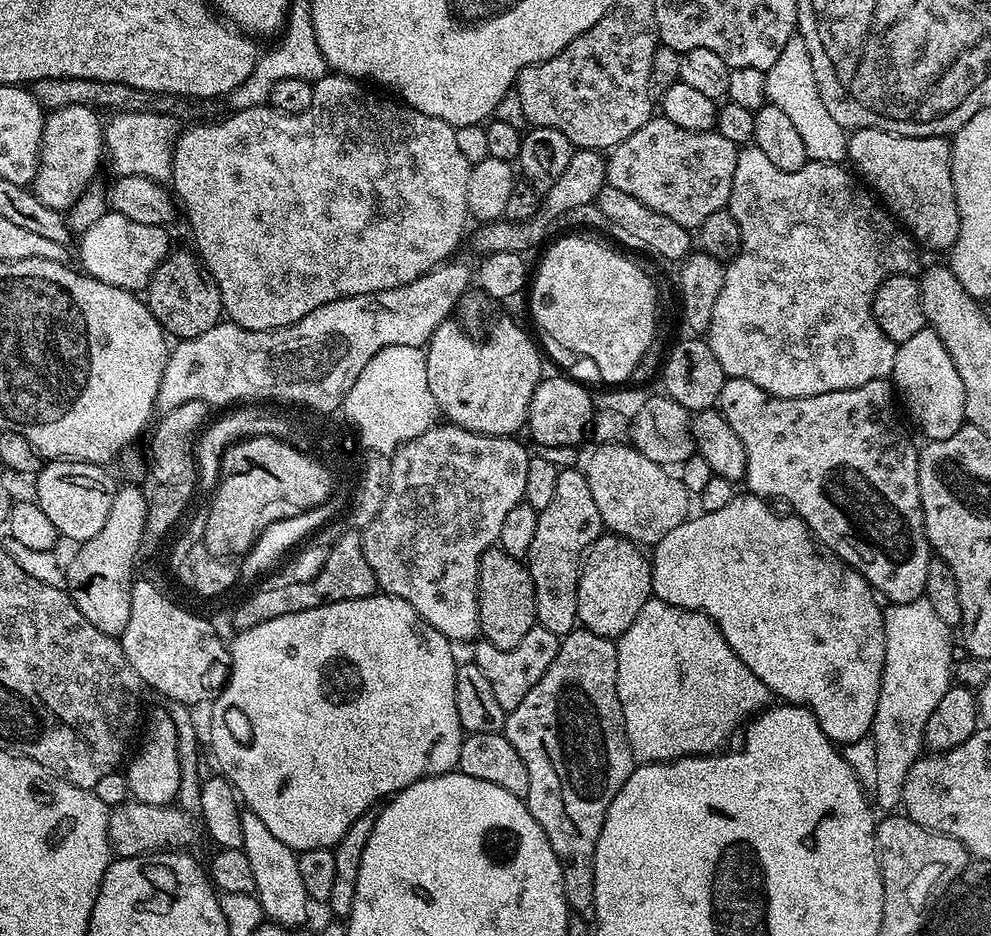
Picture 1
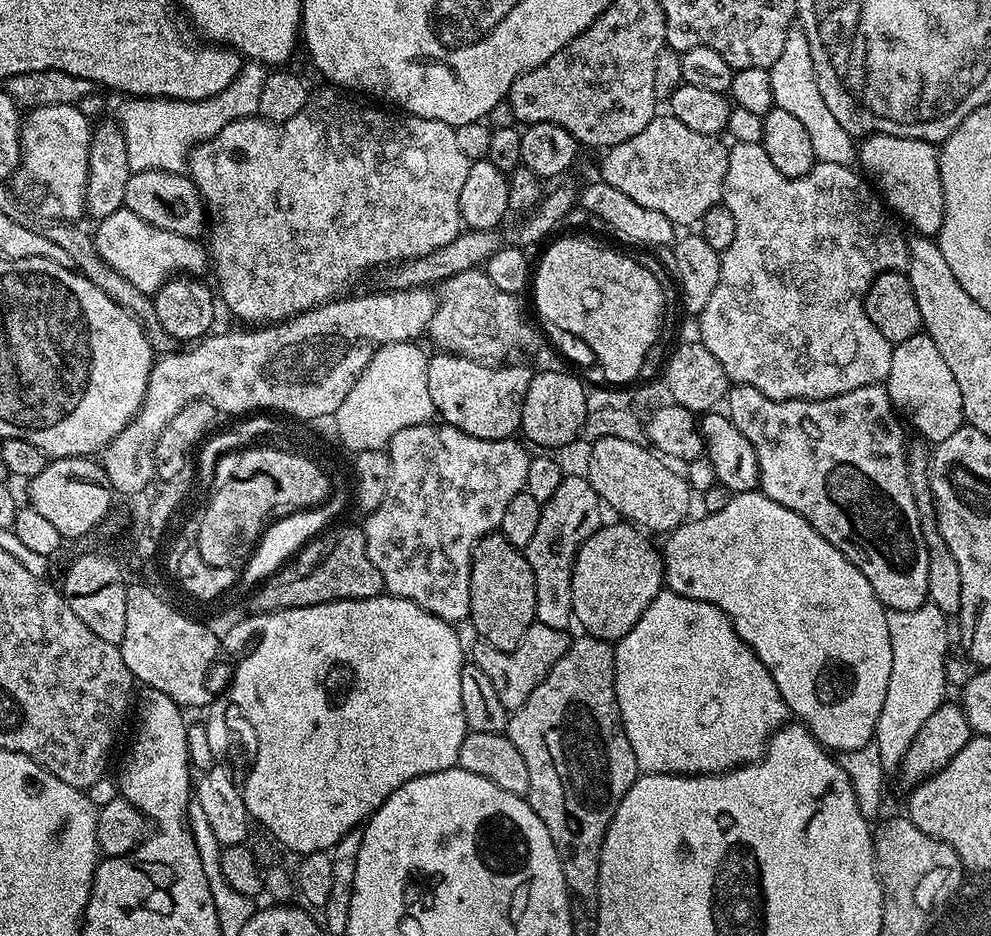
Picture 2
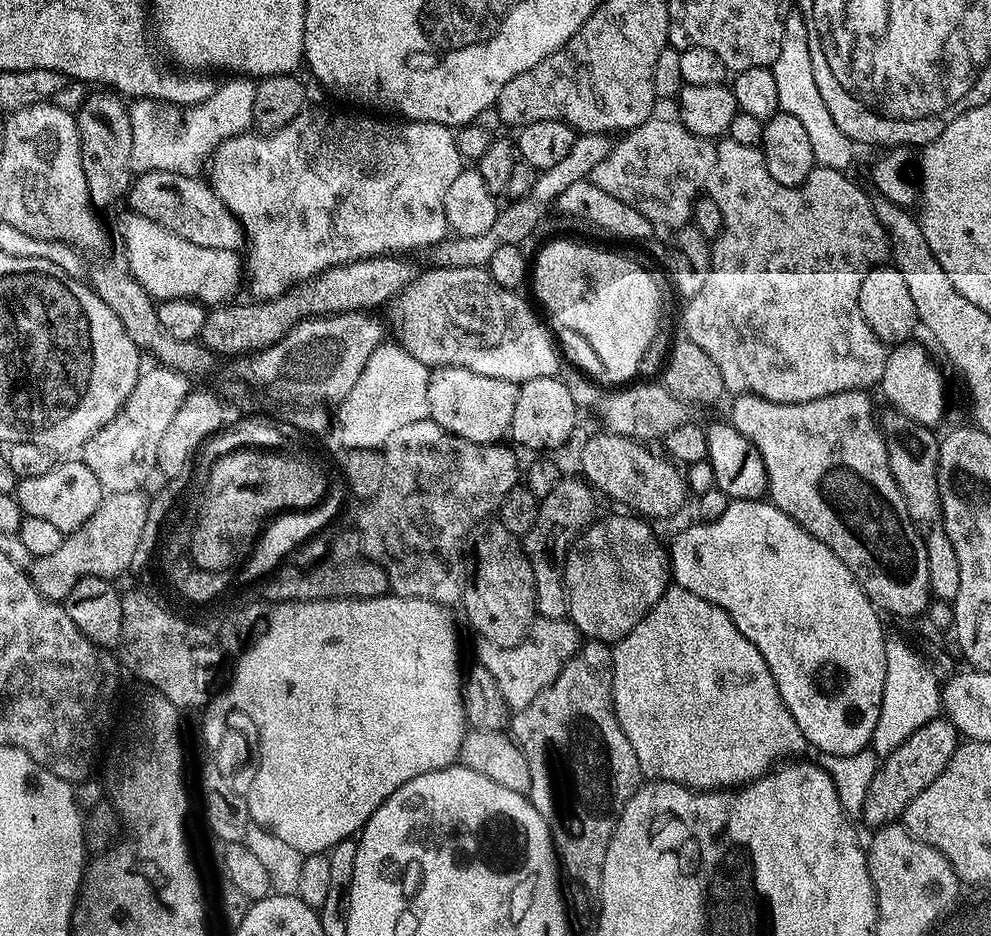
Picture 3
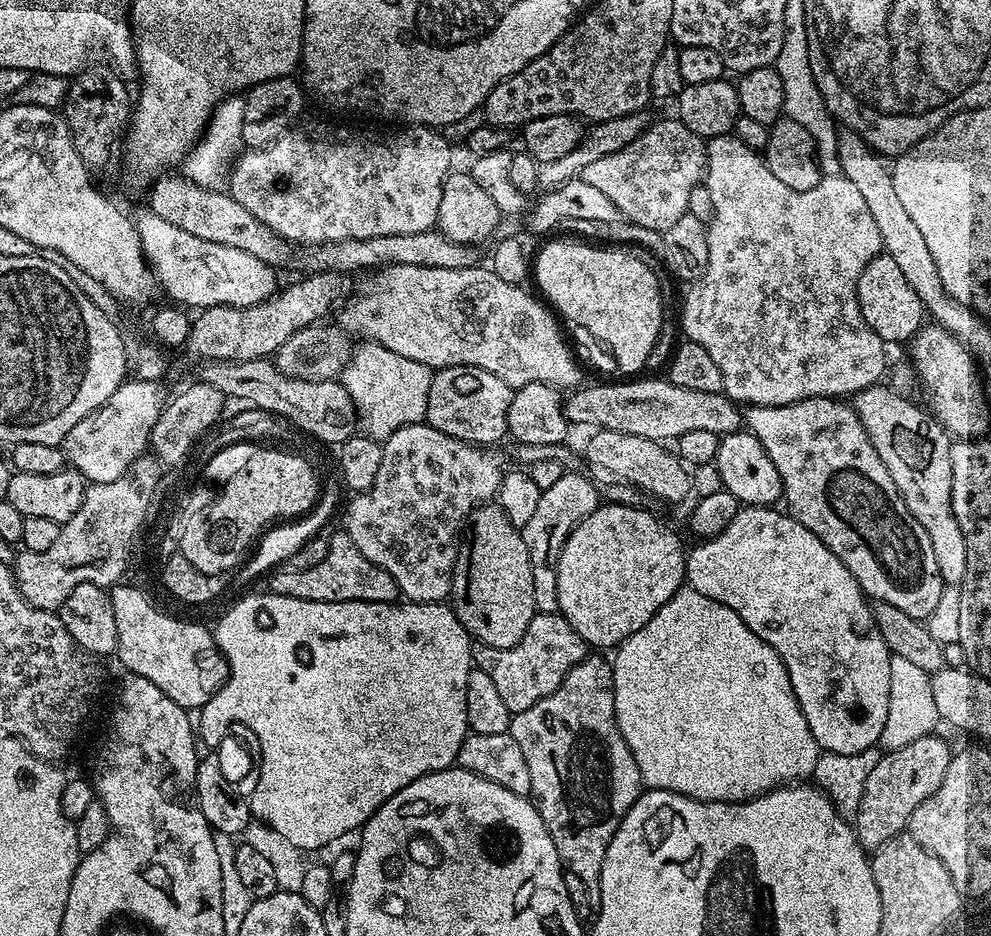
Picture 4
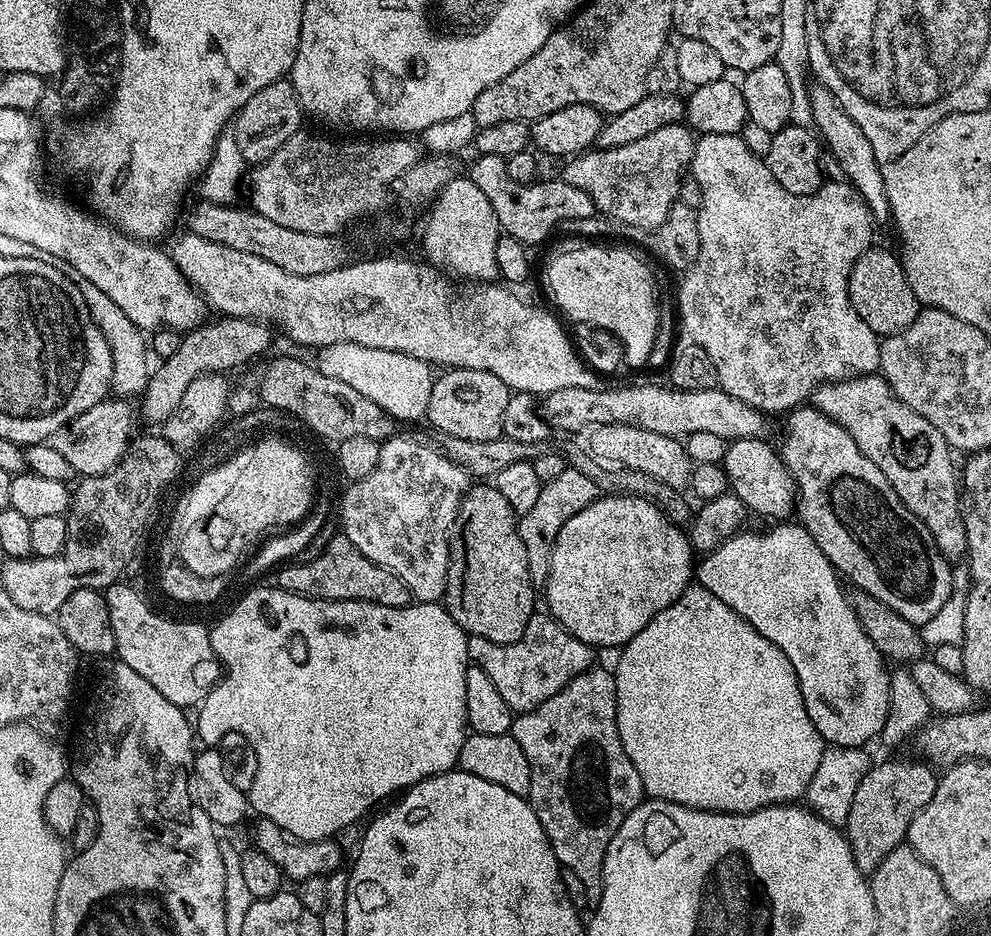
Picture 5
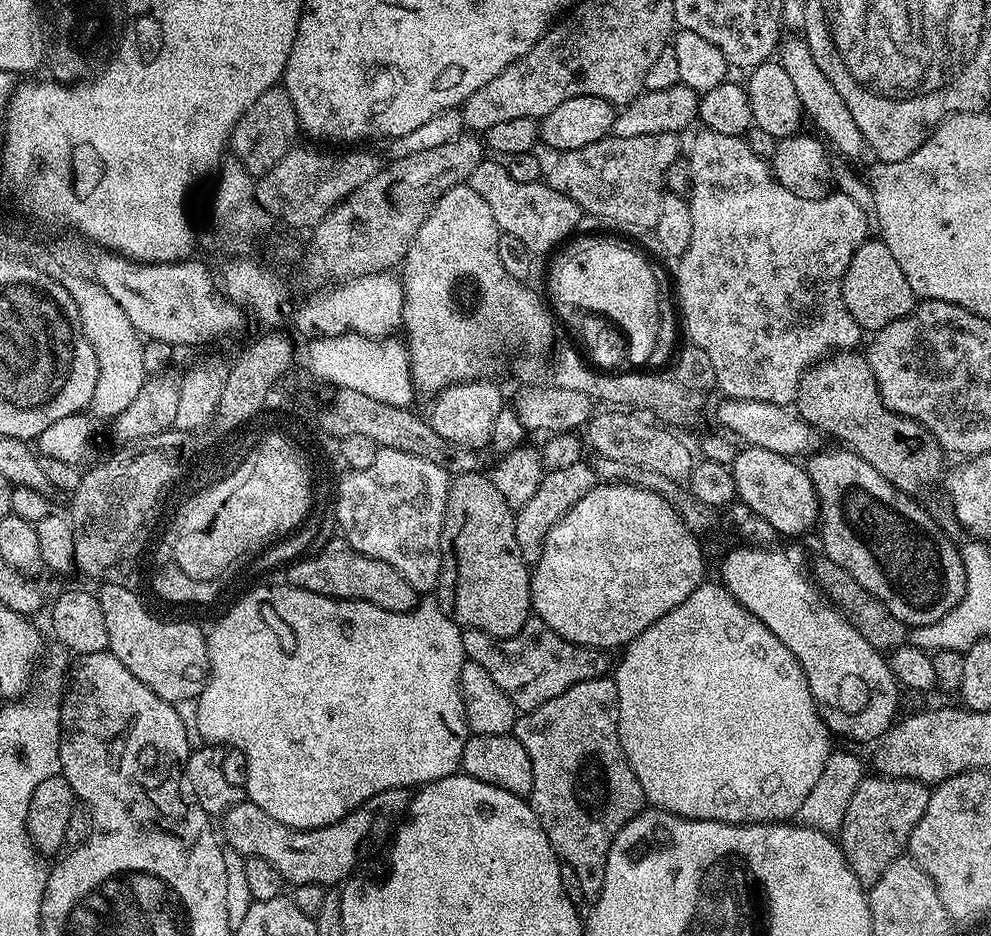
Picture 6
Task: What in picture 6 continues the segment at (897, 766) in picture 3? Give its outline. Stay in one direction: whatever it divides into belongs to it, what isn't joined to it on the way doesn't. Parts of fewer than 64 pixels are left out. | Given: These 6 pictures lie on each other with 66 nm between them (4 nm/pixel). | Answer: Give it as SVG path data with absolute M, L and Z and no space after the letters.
M868 774L862 782L858 782L858 790L854 790L854 798L850 798L850 806L846 806L846 818L842 822L842 830L838 833L838 843L844 851L850 870L858 878L858 882L871 886L882 878L882 874L895 860L905 855L908 839L914 826L926 814L926 806L932 797L929 785L910 778L894 778L883 774Z

